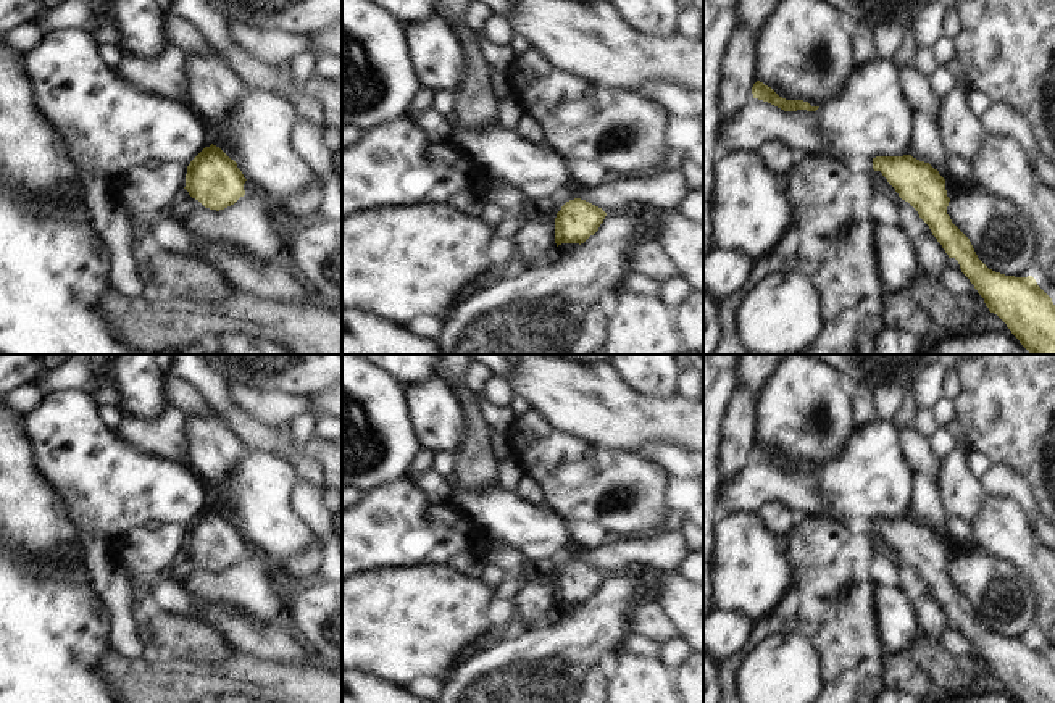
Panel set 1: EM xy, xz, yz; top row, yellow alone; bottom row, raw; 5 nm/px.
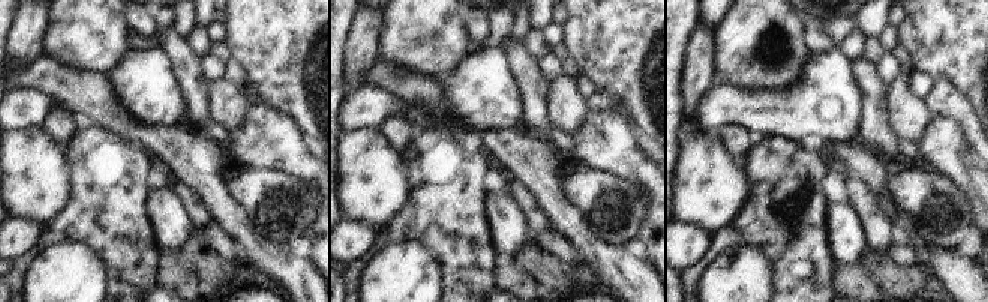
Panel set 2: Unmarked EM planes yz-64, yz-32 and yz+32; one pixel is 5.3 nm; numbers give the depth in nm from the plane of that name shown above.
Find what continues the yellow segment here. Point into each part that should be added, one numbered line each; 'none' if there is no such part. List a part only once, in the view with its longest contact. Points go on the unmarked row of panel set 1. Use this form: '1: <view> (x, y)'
none

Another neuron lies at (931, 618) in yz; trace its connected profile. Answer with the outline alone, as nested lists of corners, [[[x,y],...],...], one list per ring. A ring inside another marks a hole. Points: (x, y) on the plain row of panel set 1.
[[[908,564],[899,566],[900,589],[910,600],[919,626],[919,635],[940,640],[947,627],[949,616],[932,597],[929,587],[919,579],[918,572]]]

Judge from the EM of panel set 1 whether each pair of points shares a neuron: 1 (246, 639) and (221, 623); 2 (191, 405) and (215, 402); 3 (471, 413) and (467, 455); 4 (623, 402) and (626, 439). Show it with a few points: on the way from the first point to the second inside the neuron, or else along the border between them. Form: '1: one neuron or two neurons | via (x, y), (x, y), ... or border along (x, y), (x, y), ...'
1: one neuron | via (239, 632), (228, 623)
2: two neurons | border along (175, 379), (189, 384), (218, 415)
3: one neuron | via (471, 423), (471, 445)
4: one neuron | via (623, 411), (625, 429)

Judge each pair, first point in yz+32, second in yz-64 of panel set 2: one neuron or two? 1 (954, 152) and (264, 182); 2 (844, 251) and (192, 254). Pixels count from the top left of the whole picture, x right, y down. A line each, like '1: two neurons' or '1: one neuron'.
1: two neurons
2: two neurons

